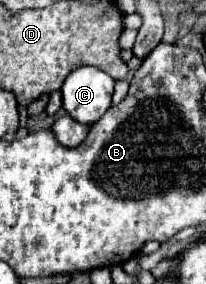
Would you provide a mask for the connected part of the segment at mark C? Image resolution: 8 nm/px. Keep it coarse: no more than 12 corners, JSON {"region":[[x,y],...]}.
{"region":[[80,67],[60,91],[68,115],[92,125],[112,103],[114,79]]}

